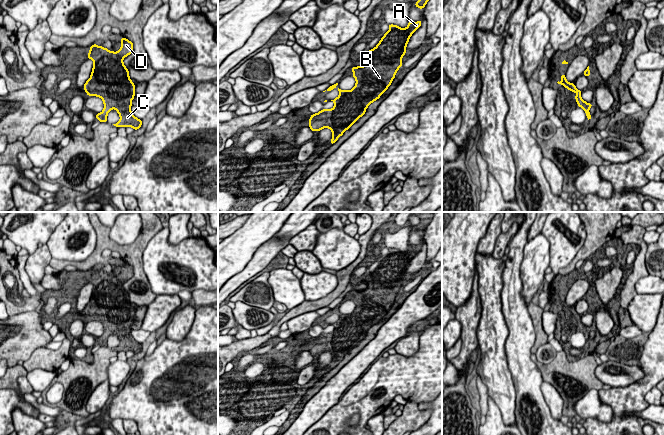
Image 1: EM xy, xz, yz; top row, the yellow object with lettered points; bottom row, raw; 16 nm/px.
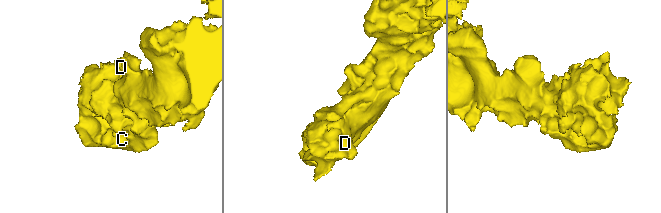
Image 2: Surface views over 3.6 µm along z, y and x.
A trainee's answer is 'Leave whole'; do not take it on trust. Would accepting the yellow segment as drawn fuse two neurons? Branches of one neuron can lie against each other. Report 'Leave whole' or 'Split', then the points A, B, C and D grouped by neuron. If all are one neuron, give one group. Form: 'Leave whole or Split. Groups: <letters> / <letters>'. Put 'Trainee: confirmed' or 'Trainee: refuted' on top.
Trainee: confirmed
Leave whole. Groups: A B C D

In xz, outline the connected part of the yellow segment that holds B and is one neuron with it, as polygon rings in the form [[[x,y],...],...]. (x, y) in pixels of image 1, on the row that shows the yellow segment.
[[[422,20],[409,21],[406,28],[388,25],[389,31],[377,46],[363,54],[367,64],[352,67],[356,80],[353,89],[338,88],[339,96],[331,100],[334,107],[312,114],[308,120],[310,129],[319,132],[323,128],[329,128],[333,133],[330,143],[334,144],[391,85],[396,72],[403,64],[402,57],[406,54],[407,43],[421,23]]]

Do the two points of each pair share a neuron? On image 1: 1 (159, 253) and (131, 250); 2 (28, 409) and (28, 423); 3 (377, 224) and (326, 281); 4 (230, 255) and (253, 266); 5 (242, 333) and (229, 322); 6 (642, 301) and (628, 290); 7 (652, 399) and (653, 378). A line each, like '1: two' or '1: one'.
1: two
2: two
3: two
4: two
5: one
6: two
7: two

